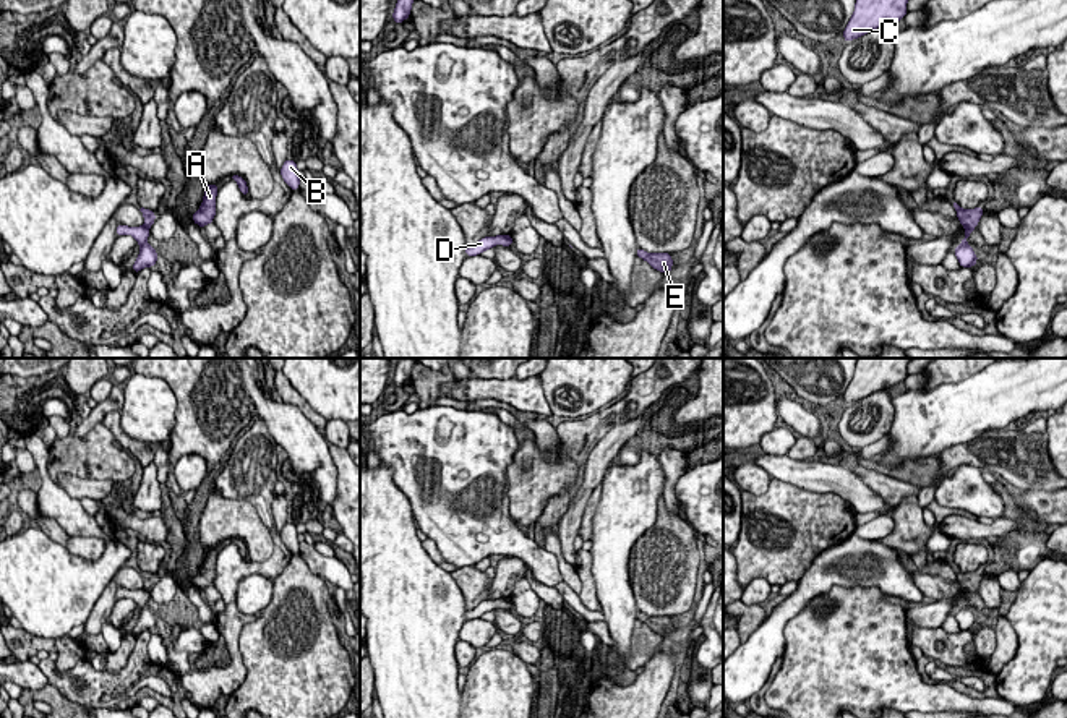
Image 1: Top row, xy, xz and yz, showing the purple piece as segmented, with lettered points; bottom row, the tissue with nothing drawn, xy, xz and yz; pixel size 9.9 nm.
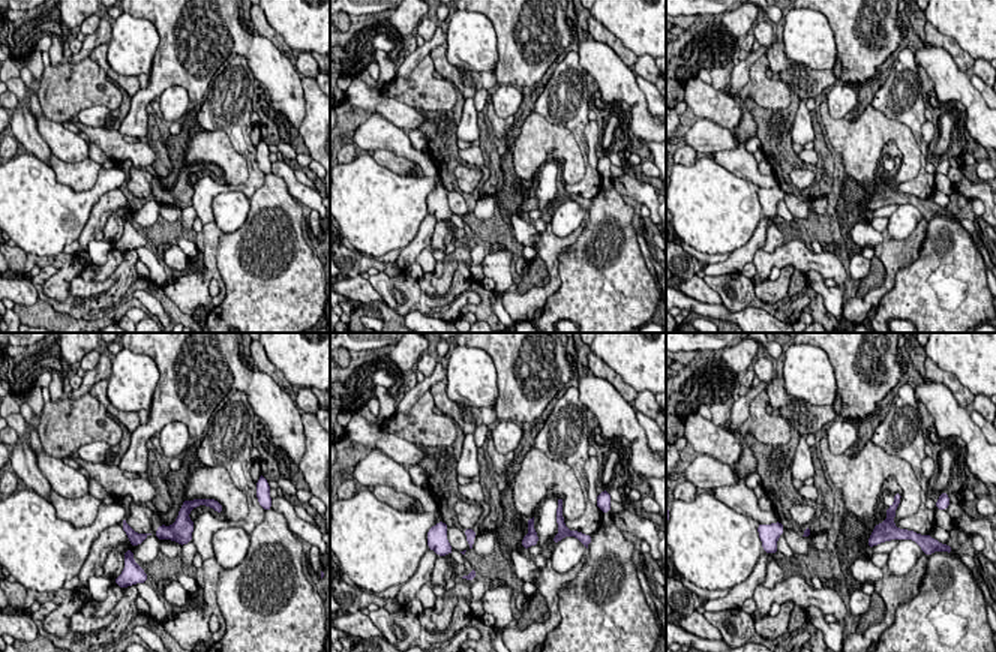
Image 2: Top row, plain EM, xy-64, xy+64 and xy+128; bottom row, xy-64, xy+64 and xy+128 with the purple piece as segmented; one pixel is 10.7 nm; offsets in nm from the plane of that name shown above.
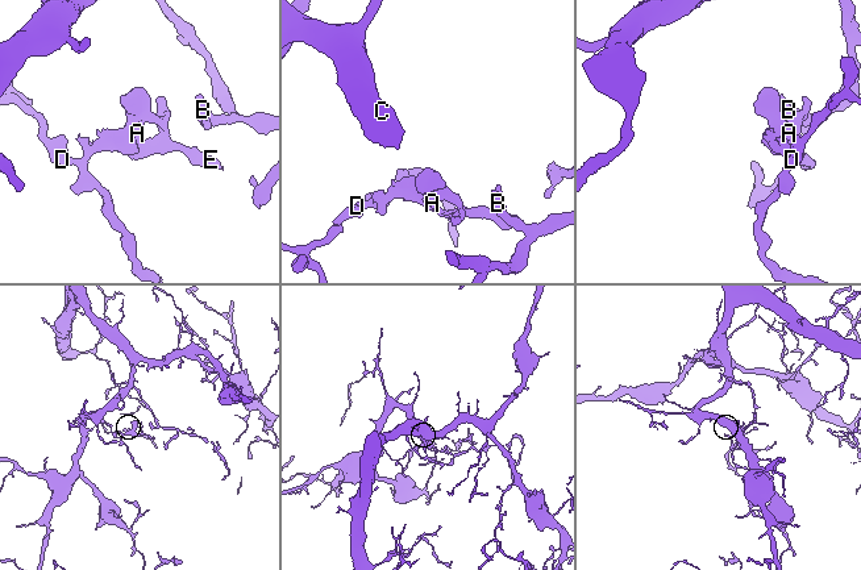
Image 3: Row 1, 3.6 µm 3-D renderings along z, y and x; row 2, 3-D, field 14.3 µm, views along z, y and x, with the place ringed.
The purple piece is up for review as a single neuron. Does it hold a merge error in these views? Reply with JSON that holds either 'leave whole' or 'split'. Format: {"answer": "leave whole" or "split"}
{"answer": "split"}

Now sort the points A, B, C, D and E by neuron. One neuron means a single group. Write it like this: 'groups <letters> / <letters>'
groups A E / B C D

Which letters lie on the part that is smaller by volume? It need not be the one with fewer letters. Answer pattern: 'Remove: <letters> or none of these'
Remove: A, E

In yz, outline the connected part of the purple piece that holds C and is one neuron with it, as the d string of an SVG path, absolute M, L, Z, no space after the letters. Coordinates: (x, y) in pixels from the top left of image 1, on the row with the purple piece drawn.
M856 0L853 16L842 34L843 39L850 42L900 21L908 13L906 3L908 0Z

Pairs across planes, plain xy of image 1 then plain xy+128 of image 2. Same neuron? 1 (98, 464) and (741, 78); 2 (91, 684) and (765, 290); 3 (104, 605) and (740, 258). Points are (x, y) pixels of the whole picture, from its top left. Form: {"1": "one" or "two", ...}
{"1": "two", "2": "two", "3": "one"}

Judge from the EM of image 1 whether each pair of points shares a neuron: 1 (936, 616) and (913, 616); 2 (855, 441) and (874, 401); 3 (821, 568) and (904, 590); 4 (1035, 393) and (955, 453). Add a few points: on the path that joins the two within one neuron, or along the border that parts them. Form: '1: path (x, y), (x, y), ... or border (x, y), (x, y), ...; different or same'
1: path (931, 616), (918, 616); same
2: path (868, 436), (881, 425), (881, 414); same
3: path (842, 568), (882, 569); same
4: border (986, 430), (968, 441), (947, 446), (939, 454); different

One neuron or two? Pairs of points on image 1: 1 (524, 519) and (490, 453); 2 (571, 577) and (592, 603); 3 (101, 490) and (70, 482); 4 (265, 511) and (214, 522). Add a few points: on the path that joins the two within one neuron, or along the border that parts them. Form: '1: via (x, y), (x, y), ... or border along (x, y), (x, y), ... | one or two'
1: border along (518, 449), (506, 469), (508, 512), (516, 524) | two
2: border along (574, 566), (581, 584), (579, 594) | two
3: via (93, 488), (78, 488) | one
4: border along (222, 495), (247, 500), (274, 547) | two

